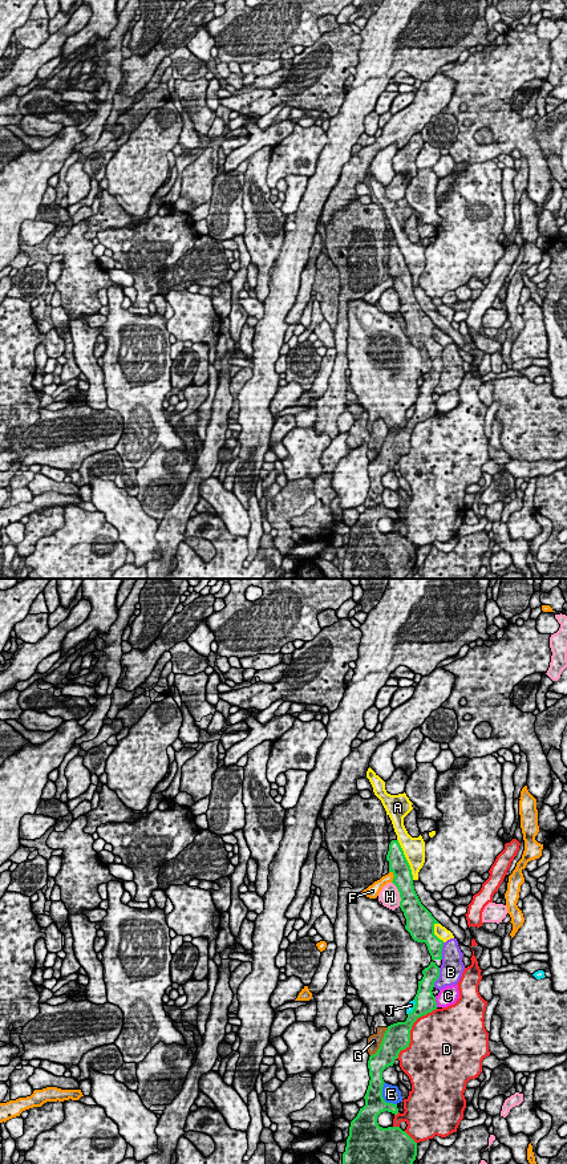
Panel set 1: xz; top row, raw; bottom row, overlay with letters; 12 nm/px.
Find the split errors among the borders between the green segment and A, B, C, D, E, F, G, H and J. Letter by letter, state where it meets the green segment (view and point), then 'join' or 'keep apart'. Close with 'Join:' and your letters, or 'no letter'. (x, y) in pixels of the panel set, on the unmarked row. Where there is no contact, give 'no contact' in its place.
A: contact xz (405, 264); keep apart
B: contact xz (438, 381); keep apart
C: contact xz (436, 408); keep apart
D: contact xz (410, 434); keep apart
E: contact xz (381, 502); keep apart
F: contact xz (395, 282); keep apart
G: contact xz (381, 447); keep apart
H: contact xz (400, 299); keep apart
J: contact xz (414, 413); keep apart
Join: no letter

